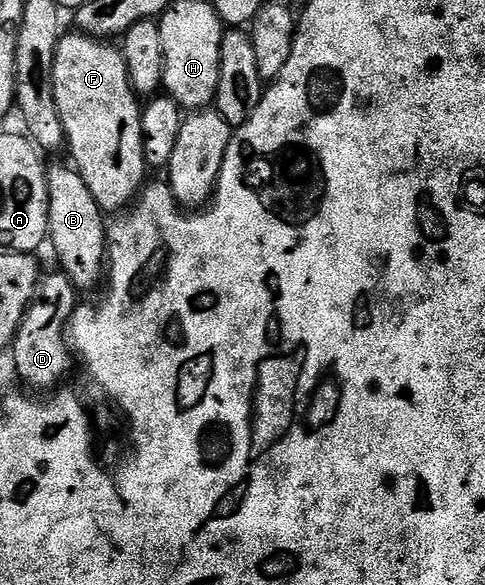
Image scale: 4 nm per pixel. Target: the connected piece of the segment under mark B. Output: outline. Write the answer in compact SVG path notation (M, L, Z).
M75 166L47 168L48 173L48 239L56 250L59 270L71 279L77 289L96 287L106 275L108 233L106 215L98 201L86 189L86 181Z

